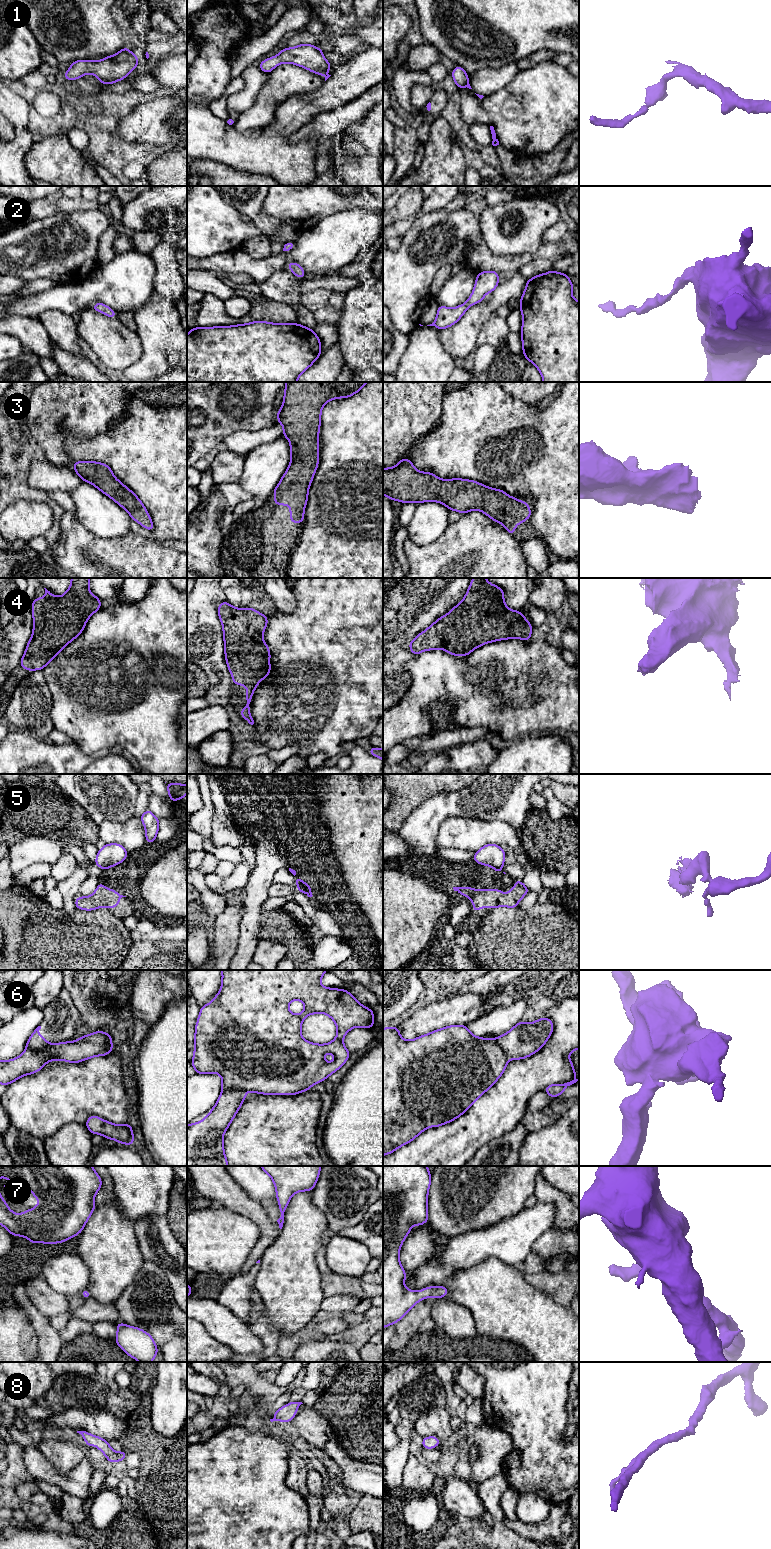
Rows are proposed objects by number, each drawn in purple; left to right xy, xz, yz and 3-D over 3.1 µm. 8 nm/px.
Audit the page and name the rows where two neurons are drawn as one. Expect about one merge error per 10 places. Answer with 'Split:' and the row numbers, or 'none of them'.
Split: 5, 6

